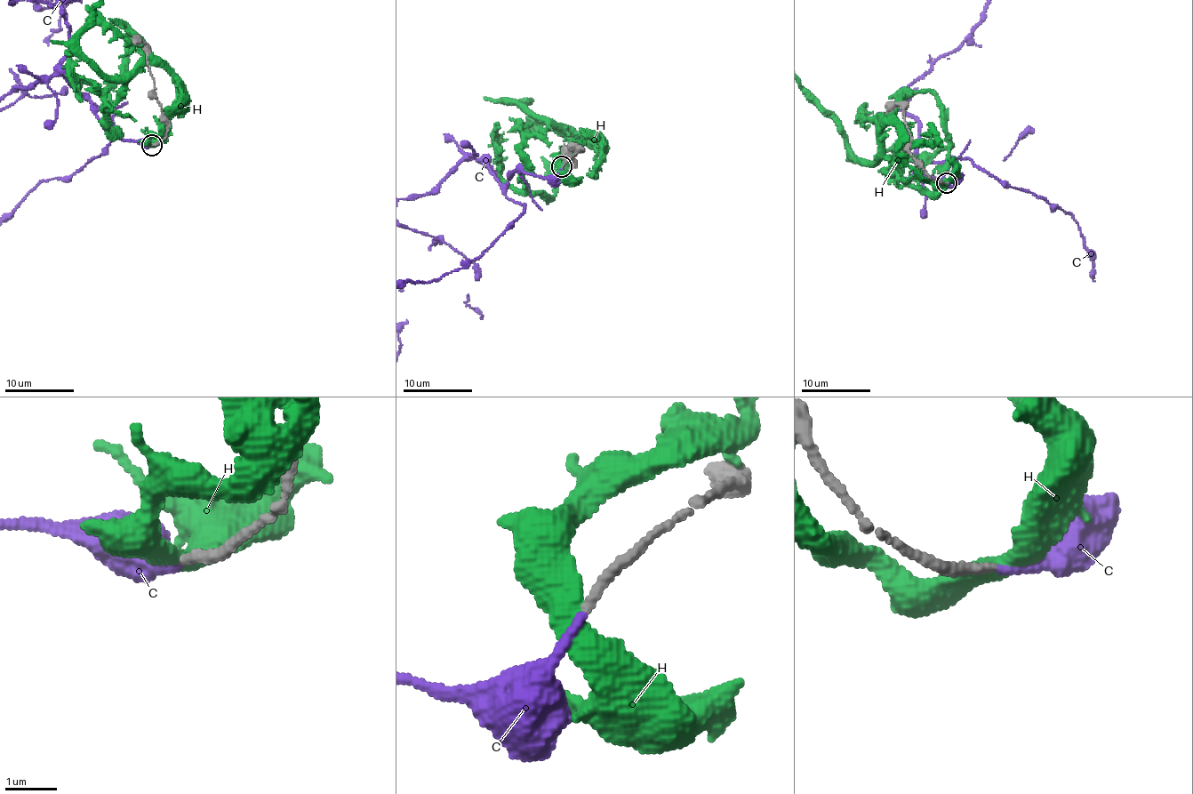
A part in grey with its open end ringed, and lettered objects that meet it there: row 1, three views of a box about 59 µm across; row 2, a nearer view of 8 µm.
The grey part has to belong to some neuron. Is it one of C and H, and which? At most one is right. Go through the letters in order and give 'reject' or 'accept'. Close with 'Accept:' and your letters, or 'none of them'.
C: accept
H: reject
Accept: C

